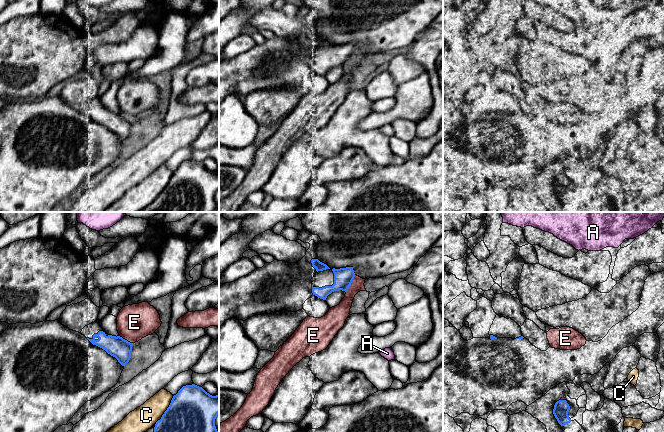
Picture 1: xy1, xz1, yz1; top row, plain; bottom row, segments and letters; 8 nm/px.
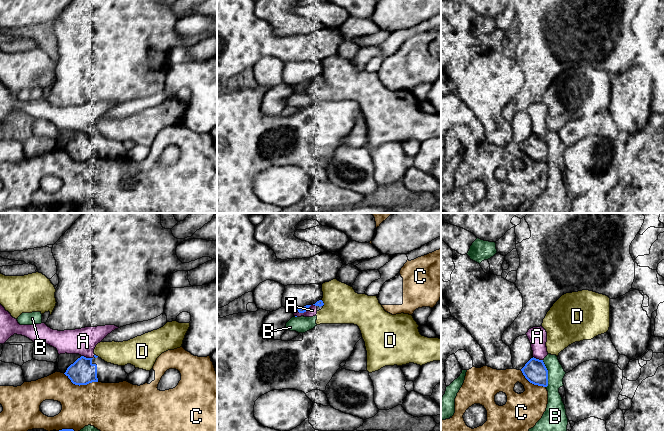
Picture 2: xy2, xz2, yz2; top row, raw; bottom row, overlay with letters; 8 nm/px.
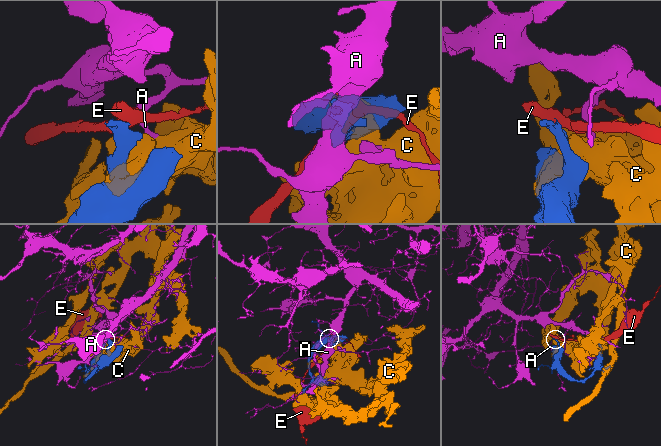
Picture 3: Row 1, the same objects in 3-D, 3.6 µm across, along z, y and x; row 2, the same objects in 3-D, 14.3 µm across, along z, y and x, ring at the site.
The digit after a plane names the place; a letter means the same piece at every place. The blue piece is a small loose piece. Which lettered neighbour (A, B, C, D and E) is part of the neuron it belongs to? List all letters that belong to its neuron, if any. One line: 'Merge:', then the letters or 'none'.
Merge: none

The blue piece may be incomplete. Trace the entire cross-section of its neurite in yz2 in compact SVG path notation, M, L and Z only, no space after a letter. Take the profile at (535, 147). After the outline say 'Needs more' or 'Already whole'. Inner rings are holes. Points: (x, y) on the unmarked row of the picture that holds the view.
M533 133L525 140L521 147L530 159L543 163L548 162L548 146L543 136Z. Already whole

